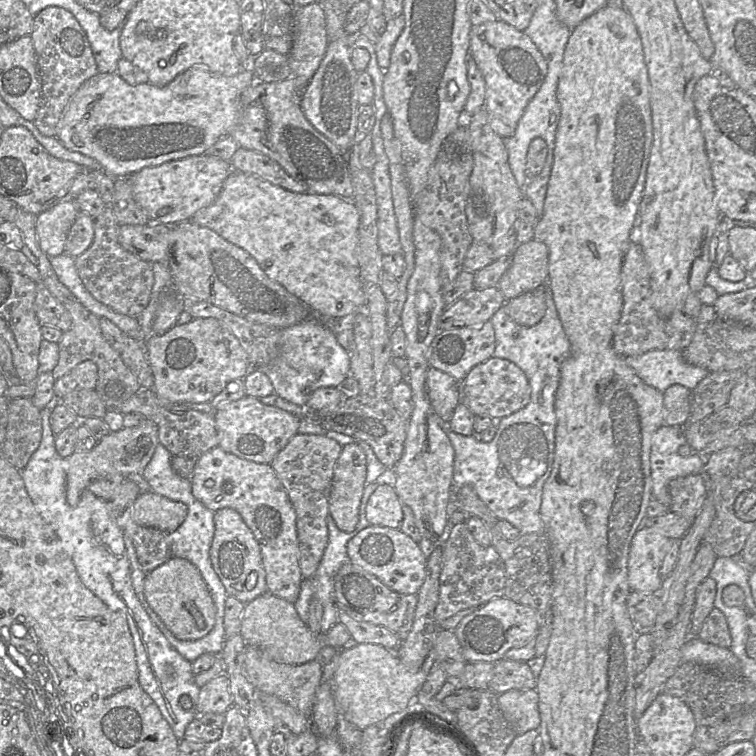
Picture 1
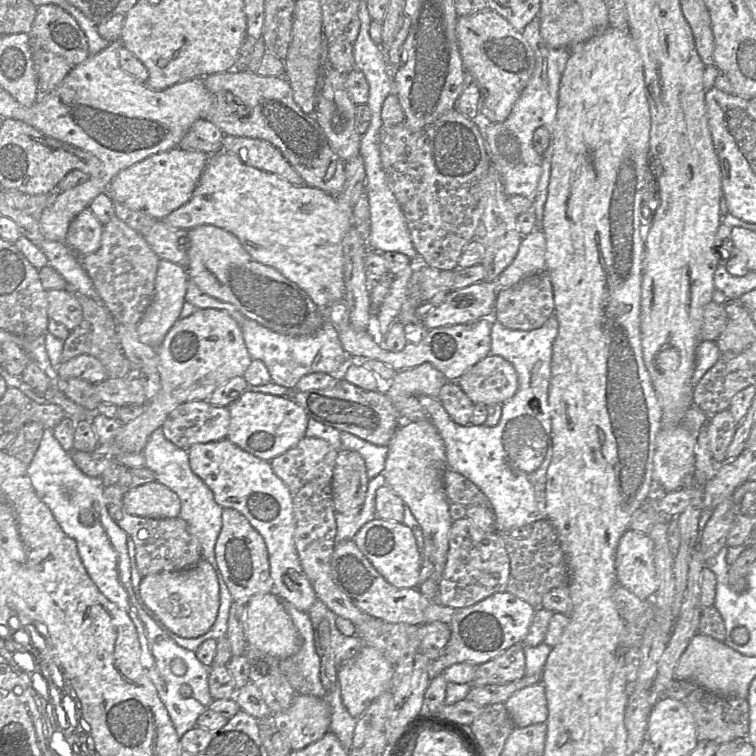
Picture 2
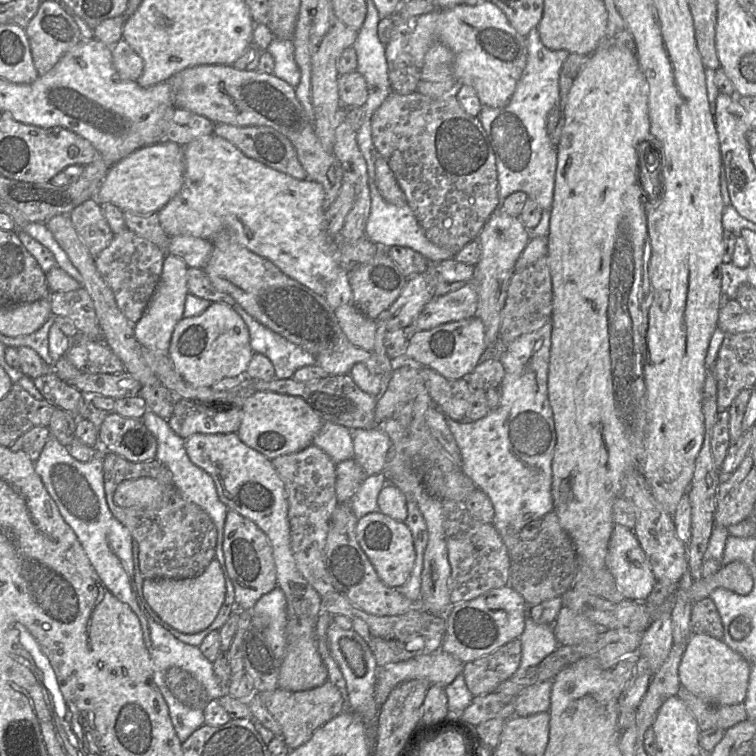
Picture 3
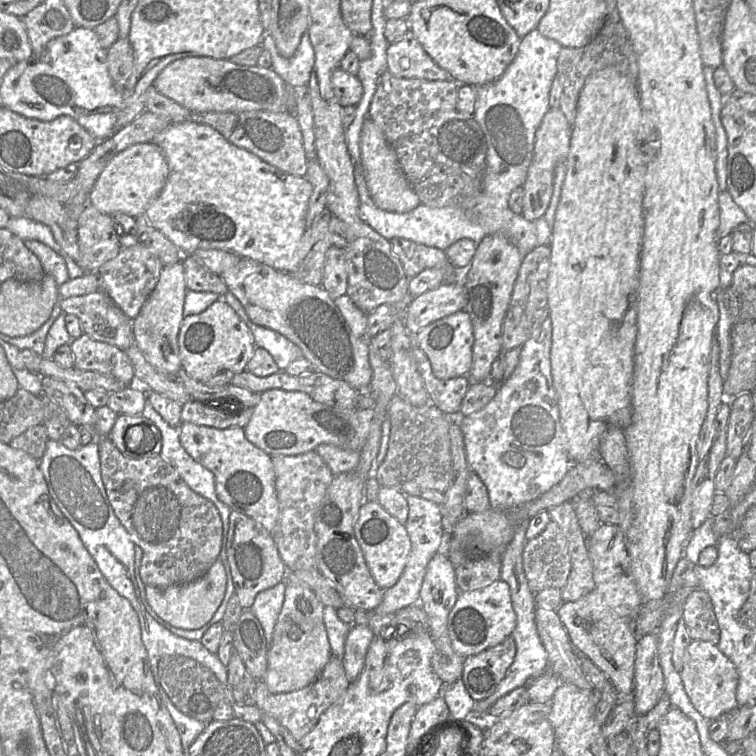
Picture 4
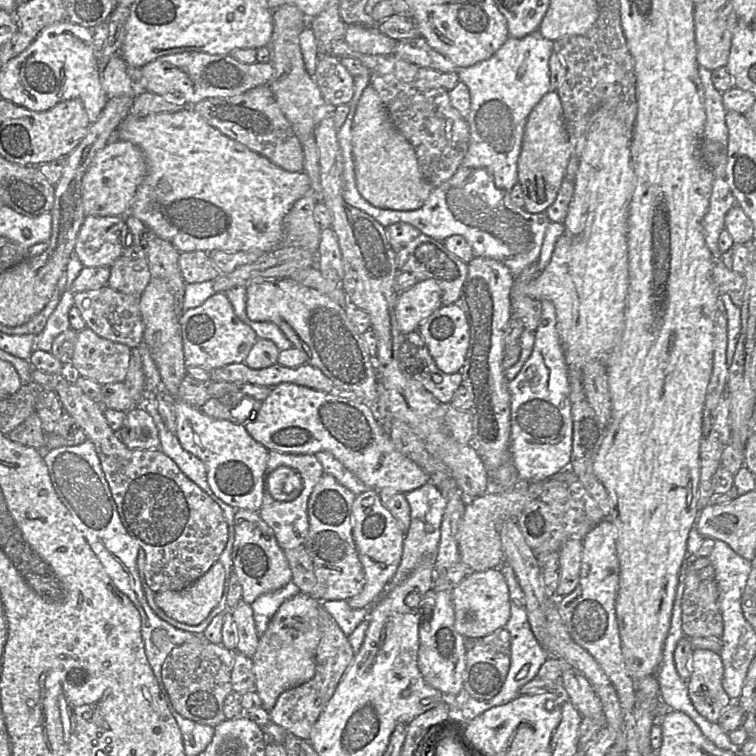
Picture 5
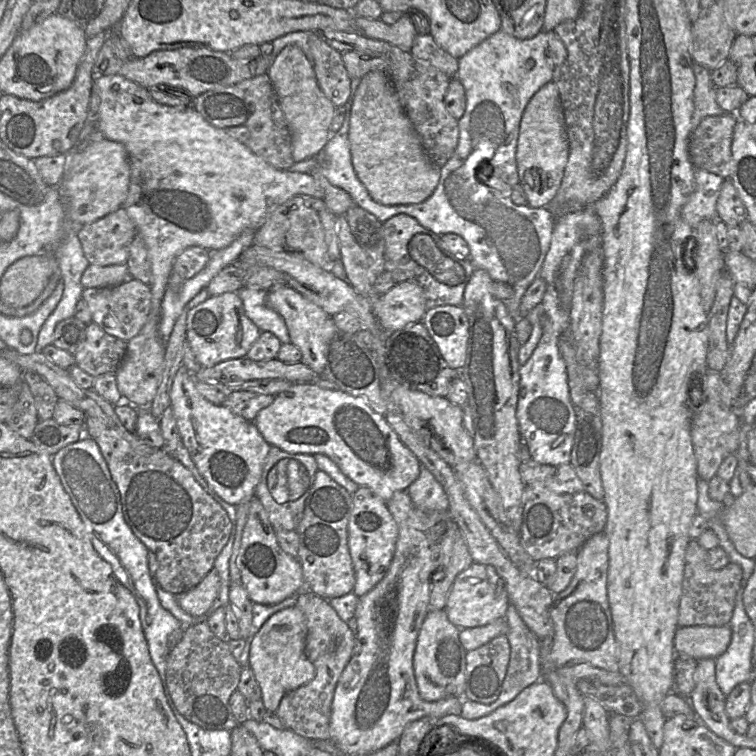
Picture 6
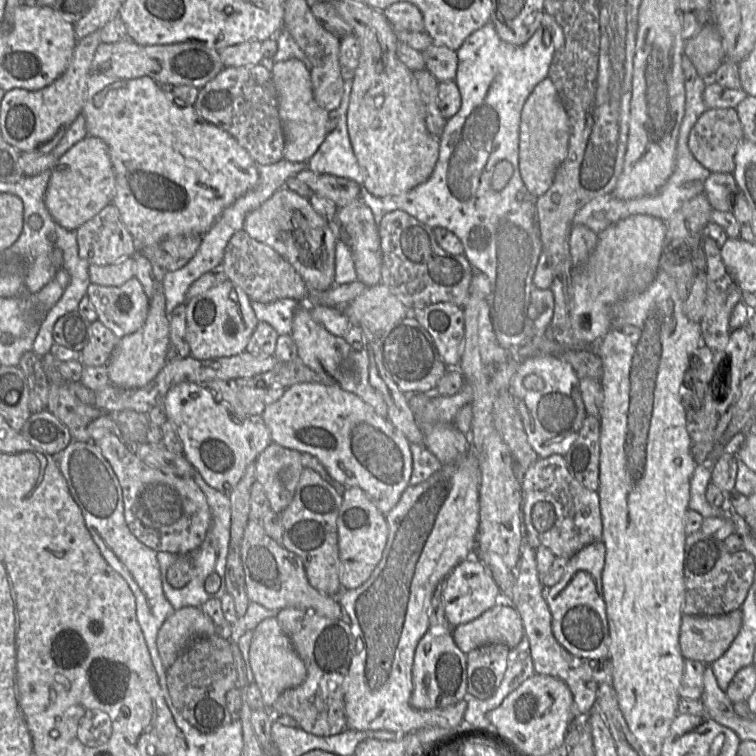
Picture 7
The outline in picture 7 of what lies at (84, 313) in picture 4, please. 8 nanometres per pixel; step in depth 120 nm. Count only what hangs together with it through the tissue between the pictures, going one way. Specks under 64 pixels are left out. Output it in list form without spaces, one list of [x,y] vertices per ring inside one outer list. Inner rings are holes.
[[[136,277],[120,286],[90,283],[86,295],[95,309],[97,320],[110,329],[118,340],[139,330],[145,323],[150,300]],[[121,295],[127,295],[131,301],[128,311],[122,311],[117,306]]]

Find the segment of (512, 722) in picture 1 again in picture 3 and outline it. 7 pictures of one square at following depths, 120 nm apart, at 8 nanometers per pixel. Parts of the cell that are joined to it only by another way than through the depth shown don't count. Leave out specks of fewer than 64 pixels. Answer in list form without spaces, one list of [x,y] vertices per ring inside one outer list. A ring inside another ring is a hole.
[[[552,680],[533,684],[515,697],[514,714],[520,717],[548,712],[550,707]]]

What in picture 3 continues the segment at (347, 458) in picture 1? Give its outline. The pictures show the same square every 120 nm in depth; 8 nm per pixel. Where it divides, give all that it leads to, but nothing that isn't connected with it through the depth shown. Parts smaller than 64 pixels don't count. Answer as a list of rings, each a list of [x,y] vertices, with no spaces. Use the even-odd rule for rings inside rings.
[[[355,458],[337,463],[335,490],[338,503],[351,503],[366,476]]]

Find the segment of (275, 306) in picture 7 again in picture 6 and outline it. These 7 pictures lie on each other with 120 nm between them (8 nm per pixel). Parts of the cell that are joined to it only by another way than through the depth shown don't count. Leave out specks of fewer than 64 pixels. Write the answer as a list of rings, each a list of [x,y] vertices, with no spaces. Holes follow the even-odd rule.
[[[243,287],[238,291],[238,295],[246,316],[261,332],[271,332],[282,344],[289,343],[290,337],[284,319],[266,305],[267,292]]]

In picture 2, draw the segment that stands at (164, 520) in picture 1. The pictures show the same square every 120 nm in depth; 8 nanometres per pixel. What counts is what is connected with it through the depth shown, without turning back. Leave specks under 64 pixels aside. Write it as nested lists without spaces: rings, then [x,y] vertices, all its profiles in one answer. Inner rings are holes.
[[[158,481],[130,489],[123,497],[123,505],[127,513],[149,518],[173,518],[181,512],[178,495]]]

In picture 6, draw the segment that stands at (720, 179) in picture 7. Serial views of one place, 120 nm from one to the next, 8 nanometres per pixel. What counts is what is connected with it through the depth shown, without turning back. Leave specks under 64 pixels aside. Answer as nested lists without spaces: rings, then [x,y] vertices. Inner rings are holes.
[[[725,179],[716,203],[717,219],[727,226],[740,226],[748,214],[731,179]]]

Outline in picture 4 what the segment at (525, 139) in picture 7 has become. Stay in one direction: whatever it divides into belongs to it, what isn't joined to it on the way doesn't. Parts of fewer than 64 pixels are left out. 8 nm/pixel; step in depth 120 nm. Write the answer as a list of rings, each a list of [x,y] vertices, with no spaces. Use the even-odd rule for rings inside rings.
[[[549,108],[535,133],[534,149],[528,167],[523,190],[523,207],[521,215],[530,221],[543,217],[553,193],[554,169],[559,162],[565,162],[569,153],[571,126],[560,108]]]

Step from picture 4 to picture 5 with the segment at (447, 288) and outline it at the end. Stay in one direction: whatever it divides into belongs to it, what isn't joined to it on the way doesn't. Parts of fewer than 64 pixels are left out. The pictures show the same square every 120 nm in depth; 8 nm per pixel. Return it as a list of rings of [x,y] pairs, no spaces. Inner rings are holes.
[[[434,279],[418,281],[397,297],[394,315],[398,329],[405,334],[417,330],[441,306],[437,282]]]

